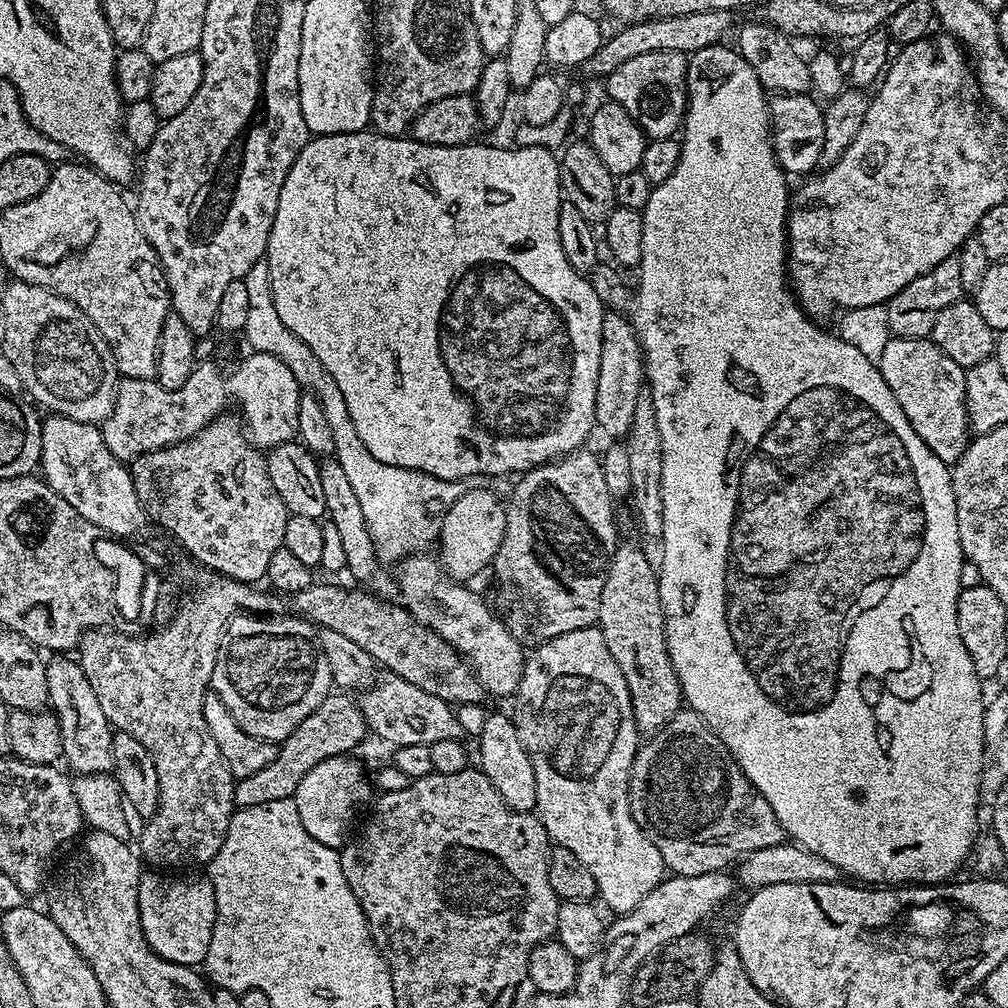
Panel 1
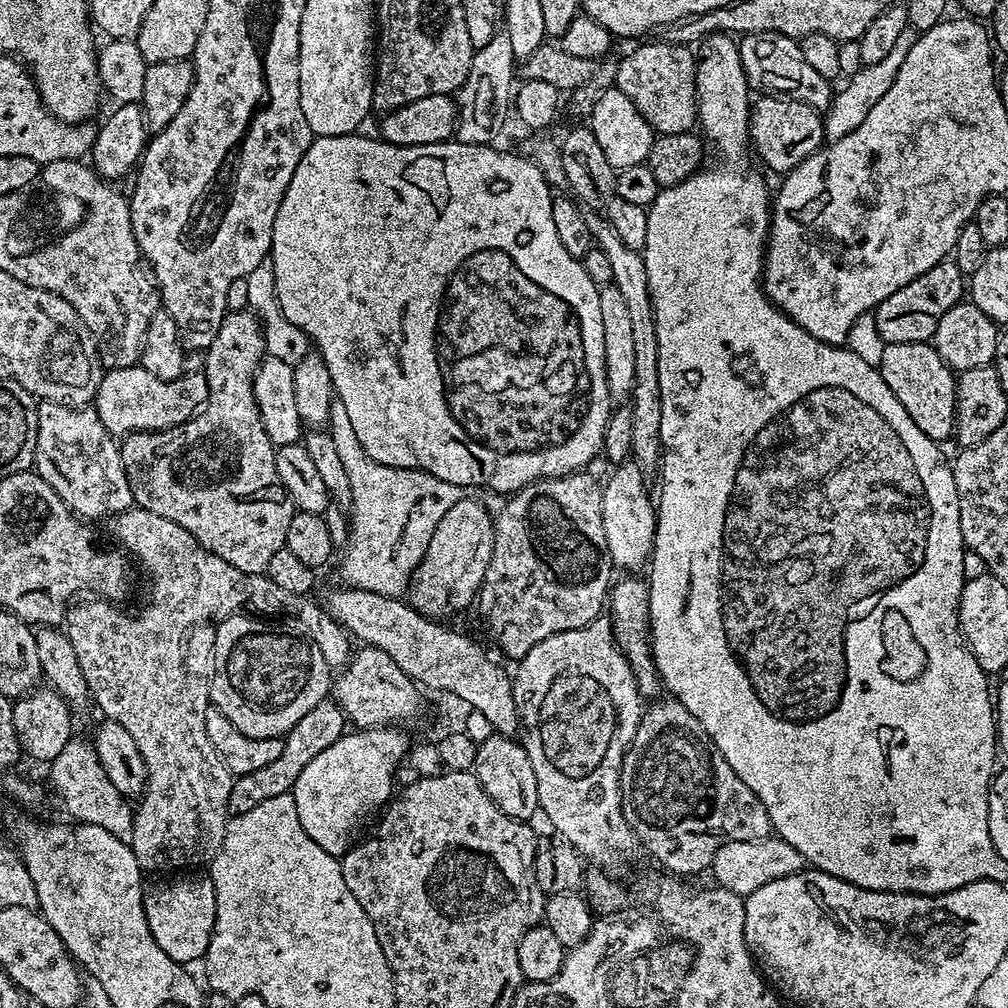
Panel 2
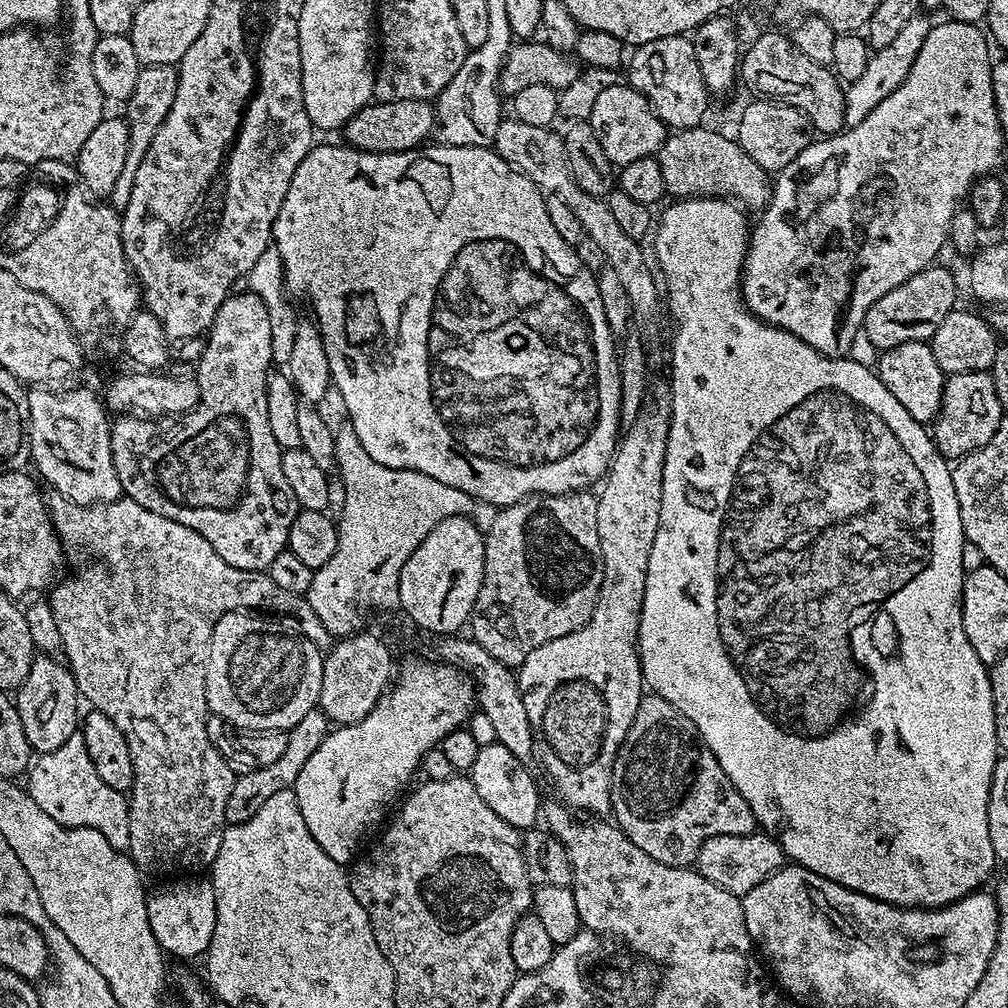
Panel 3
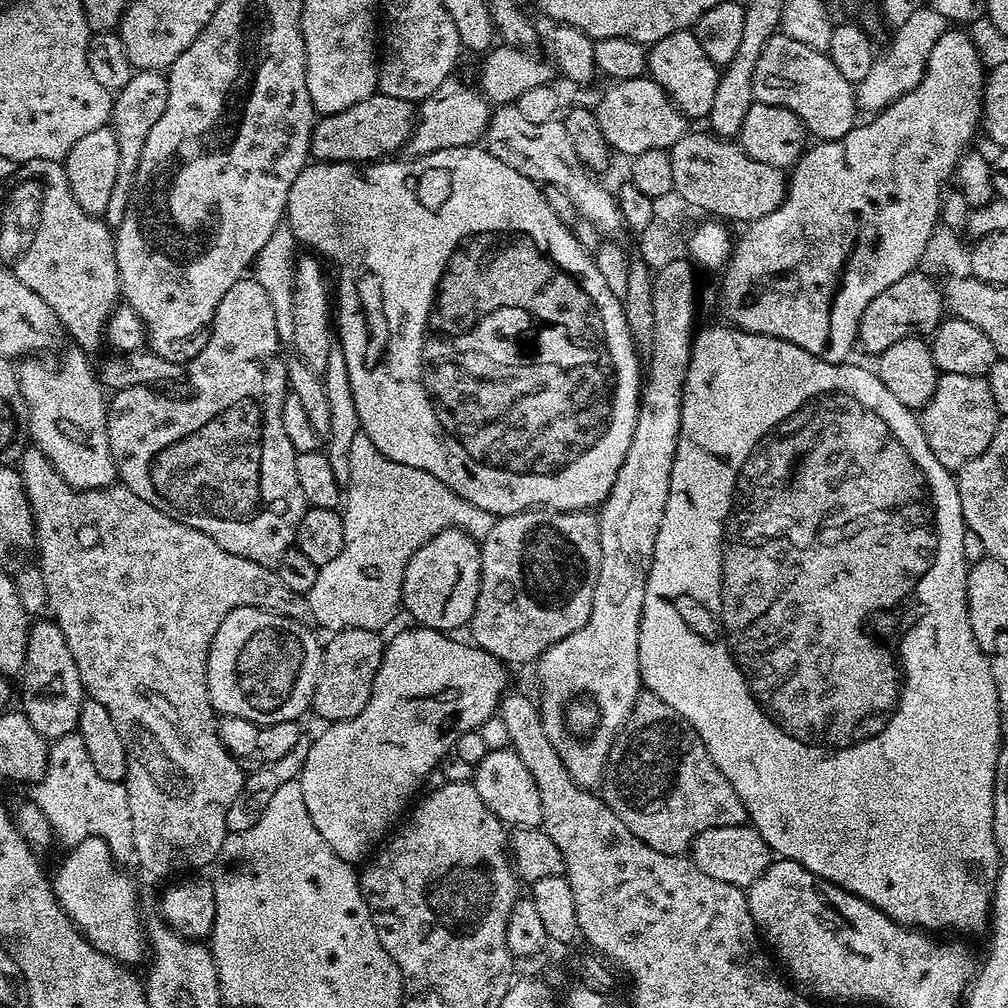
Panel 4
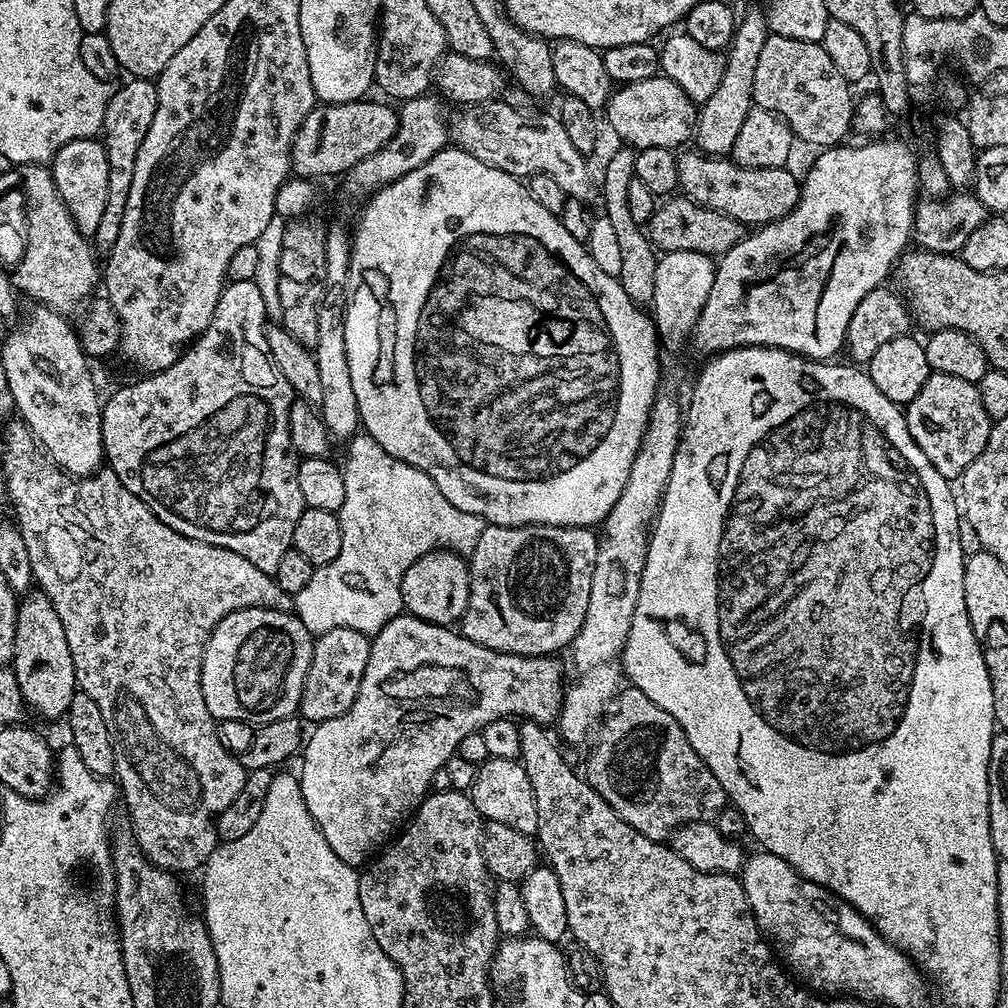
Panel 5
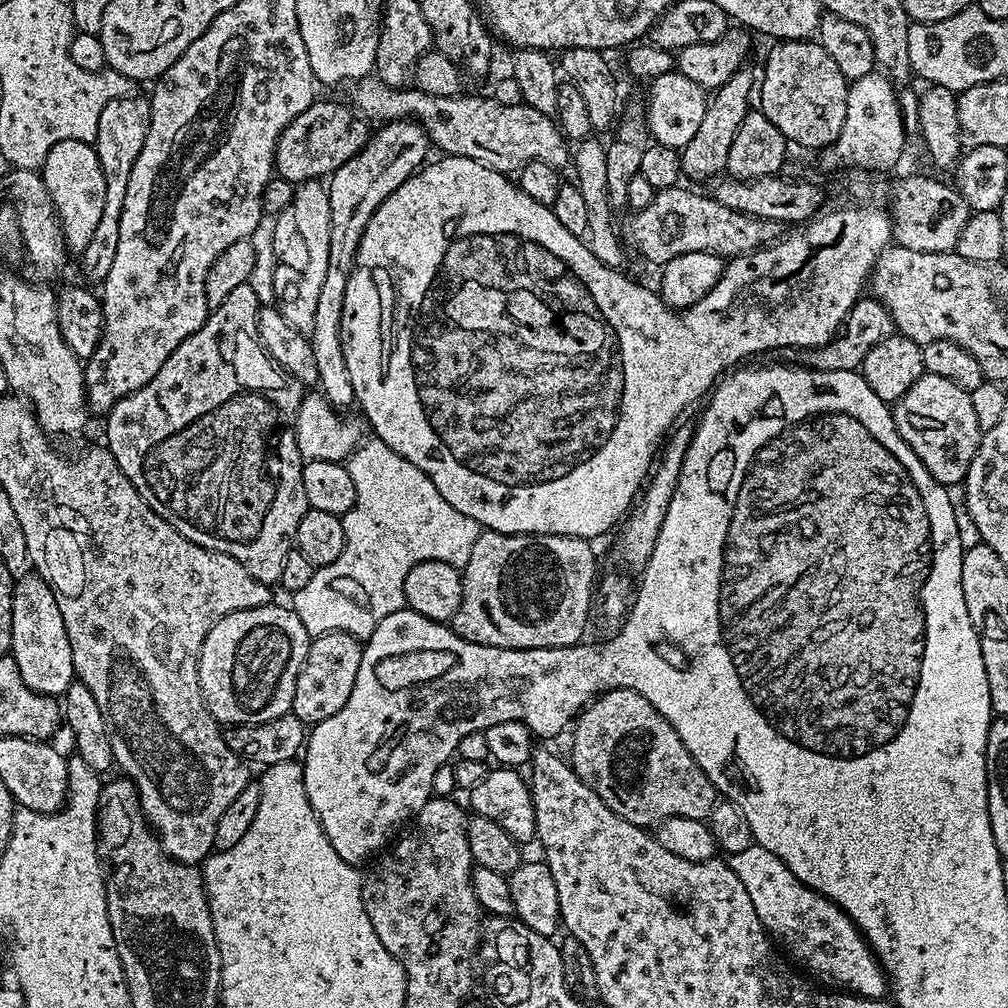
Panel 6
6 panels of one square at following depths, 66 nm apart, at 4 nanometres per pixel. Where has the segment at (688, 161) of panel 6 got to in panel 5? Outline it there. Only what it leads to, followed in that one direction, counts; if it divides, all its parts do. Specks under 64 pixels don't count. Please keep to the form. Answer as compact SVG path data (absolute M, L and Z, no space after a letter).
M763 11L748 12L739 17L736 33L726 49L722 82L714 89L714 94L699 105L694 129L694 144L706 156L727 157L734 146L734 138L742 130L742 122L746 122L746 114L754 106L754 70L758 66L758 58L762 54L762 46L766 46L769 35L768 17Z

